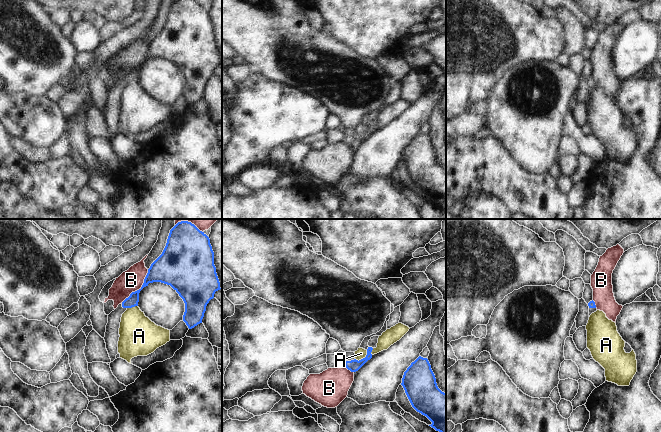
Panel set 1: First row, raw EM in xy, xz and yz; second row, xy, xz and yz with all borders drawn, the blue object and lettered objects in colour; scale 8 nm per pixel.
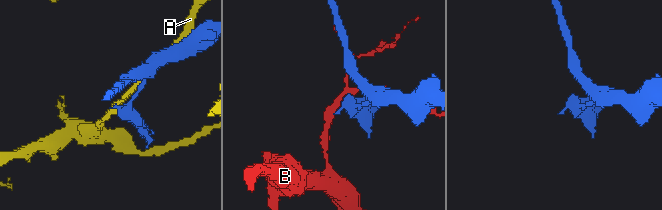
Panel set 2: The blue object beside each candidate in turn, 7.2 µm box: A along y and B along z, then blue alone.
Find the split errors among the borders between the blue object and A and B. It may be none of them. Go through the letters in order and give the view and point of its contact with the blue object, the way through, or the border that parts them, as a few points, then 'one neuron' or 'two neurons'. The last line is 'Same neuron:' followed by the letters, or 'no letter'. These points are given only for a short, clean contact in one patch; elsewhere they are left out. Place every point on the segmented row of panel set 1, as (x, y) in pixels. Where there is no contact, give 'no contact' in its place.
A: contact xz (363, 358); border xz (367, 350), (367, 354), (364, 357), (358, 360), (355, 359); two neurons
B: contact xy (139, 289); two neurons
Same neuron: no letter

